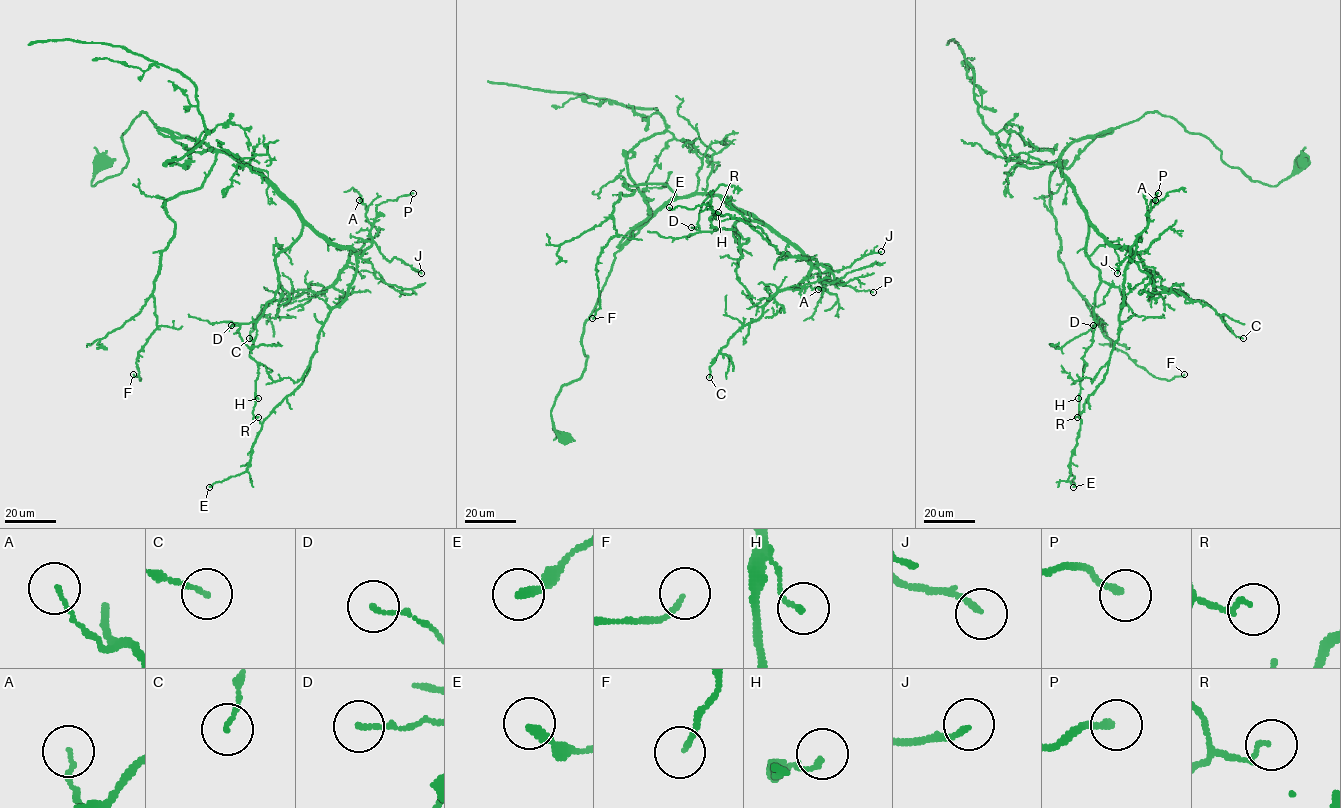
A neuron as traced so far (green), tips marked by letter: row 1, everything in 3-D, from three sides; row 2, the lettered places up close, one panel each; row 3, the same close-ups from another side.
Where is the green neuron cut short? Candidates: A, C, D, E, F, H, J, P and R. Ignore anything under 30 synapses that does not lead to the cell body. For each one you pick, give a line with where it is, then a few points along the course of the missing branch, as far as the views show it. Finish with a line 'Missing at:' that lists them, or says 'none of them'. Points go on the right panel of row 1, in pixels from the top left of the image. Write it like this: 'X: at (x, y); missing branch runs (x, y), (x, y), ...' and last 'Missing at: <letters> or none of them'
Missing at: none of them

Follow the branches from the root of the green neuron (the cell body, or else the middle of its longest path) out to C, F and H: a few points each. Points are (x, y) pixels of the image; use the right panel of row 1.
C: (1303, 162), (1275, 185), (1252, 181), (1157, 112), (1060, 157), (1090, 223), (1158, 292), (1202, 300), (1243, 338)
F: (1303, 162), (1252, 181), (1157, 112), (1061, 155), (1068, 280), (1116, 348), (1184, 374)
H: (1303, 162), (1275, 185), (1252, 181), (1157, 112), (1062, 153), (1100, 281), (1078, 398)

